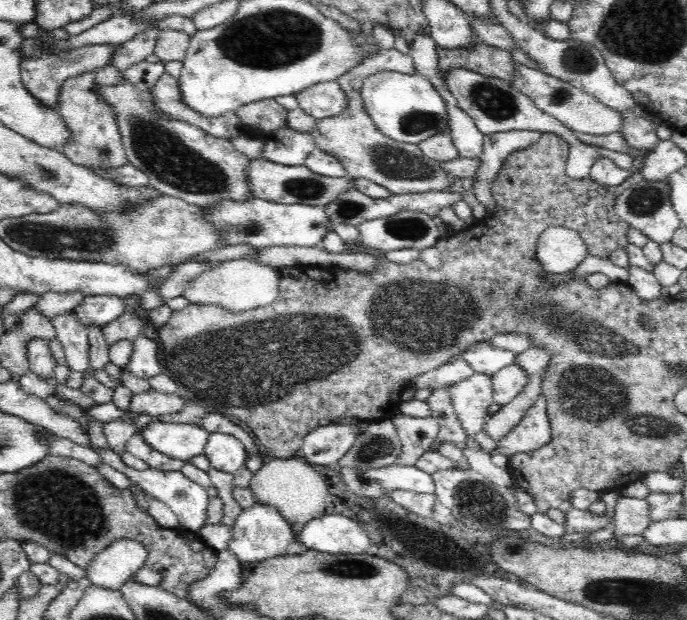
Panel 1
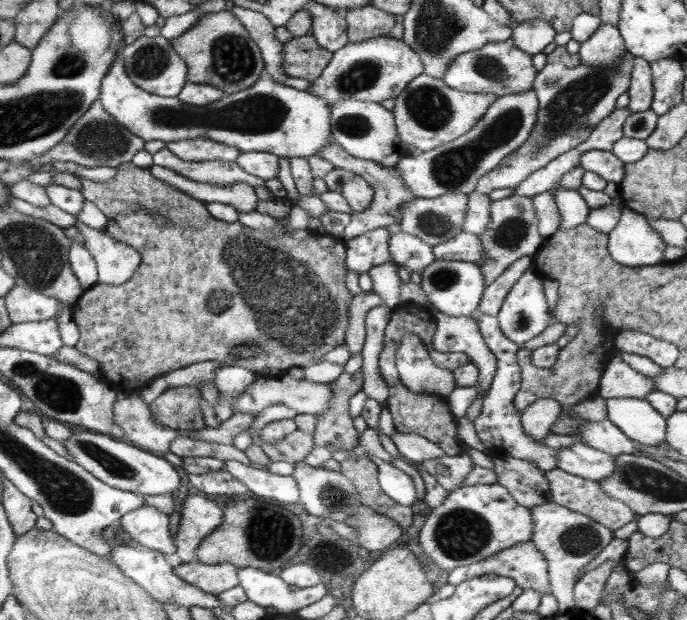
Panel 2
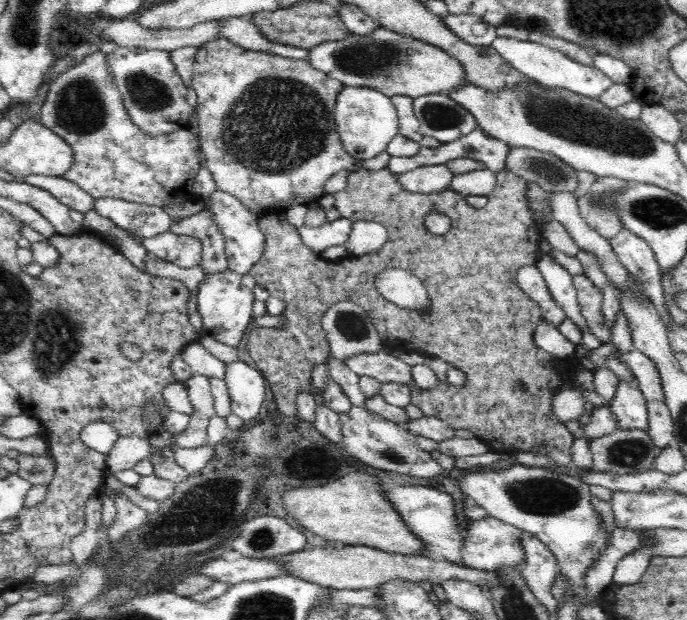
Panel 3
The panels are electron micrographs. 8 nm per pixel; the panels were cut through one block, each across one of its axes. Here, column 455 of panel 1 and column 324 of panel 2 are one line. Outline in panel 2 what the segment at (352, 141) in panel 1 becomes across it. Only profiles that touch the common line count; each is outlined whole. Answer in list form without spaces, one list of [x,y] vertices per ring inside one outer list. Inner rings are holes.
[[[334,167],[323,179],[328,191],[342,195],[354,212],[362,212],[369,208],[374,201],[374,195],[378,193],[364,177],[341,168]]]

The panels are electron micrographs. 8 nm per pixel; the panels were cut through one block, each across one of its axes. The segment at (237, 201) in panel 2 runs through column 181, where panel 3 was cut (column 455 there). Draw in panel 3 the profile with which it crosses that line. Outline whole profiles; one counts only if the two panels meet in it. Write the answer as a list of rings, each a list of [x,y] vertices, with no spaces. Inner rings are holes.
[[[486,168],[455,174],[451,180],[451,189],[465,198],[468,195],[487,196],[496,189],[497,174]]]

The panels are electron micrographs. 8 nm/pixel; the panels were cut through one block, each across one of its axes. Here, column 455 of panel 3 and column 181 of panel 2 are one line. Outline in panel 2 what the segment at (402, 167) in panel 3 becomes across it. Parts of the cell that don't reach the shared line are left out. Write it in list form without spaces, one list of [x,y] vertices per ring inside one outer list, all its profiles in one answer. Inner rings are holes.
[[[210,138],[176,140],[176,142],[166,142],[165,147],[172,151],[174,156],[178,156],[182,160],[188,160],[188,162],[204,162],[204,160],[235,161],[240,154],[240,150],[236,146],[226,146],[226,144],[214,142]]]

